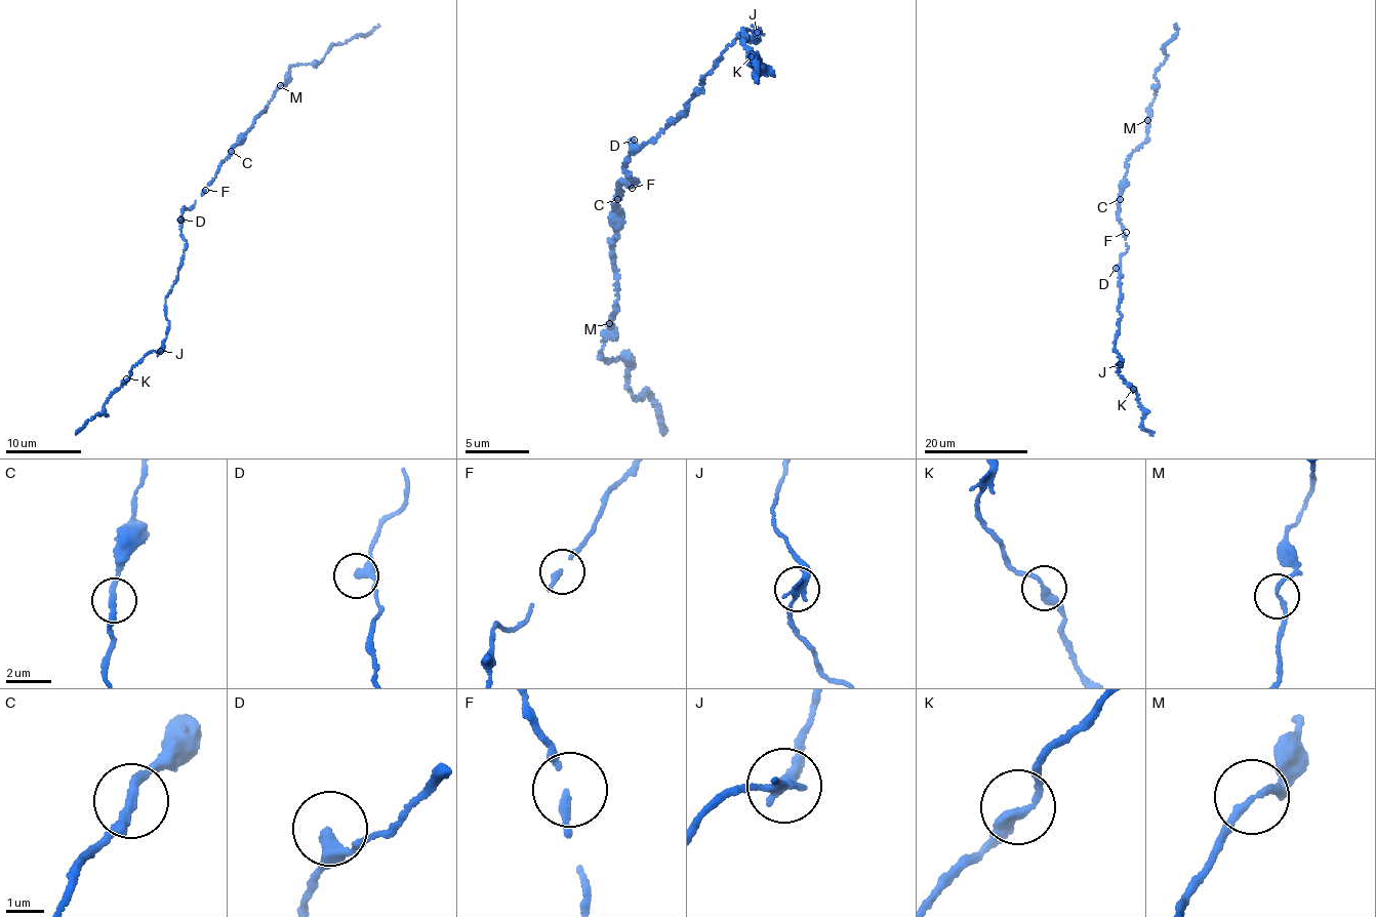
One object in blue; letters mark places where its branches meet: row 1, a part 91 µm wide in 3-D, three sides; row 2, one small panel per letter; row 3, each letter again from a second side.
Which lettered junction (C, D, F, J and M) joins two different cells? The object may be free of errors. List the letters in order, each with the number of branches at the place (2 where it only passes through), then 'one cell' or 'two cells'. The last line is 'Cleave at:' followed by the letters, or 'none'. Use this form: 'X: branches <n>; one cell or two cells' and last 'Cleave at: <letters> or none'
C: branches 2; one cell
D: branches 2; one cell
F: branches 2; one cell
J: branches 2; two cells
M: branches 2; one cell
Cleave at: J

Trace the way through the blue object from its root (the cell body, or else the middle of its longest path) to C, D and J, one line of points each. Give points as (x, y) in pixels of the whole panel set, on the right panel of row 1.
C: (1126, 233), (1118, 216), (1120, 199)
D: (1126, 233), (1127, 250), (1116, 268)
J: (1126, 233), (1127, 250), (1120, 261), (1121, 317), (1114, 345), (1121, 358), (1119, 363)

